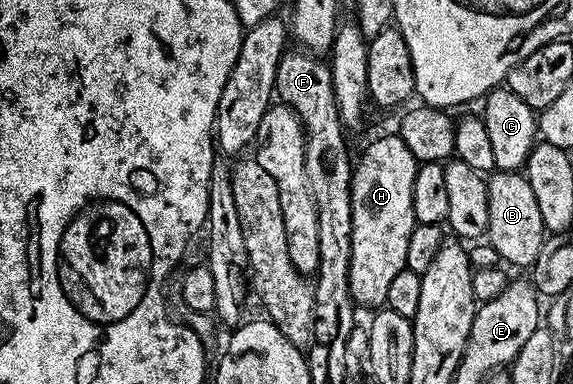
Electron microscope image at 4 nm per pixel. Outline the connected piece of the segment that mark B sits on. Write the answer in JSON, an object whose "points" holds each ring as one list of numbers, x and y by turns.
{"points":[[496,171,487,178,487,182,490,199,487,240,494,247,494,251,498,251,501,262,509,261,512,265,531,267,542,251,546,240,546,230,528,178,520,171,514,173]]}

